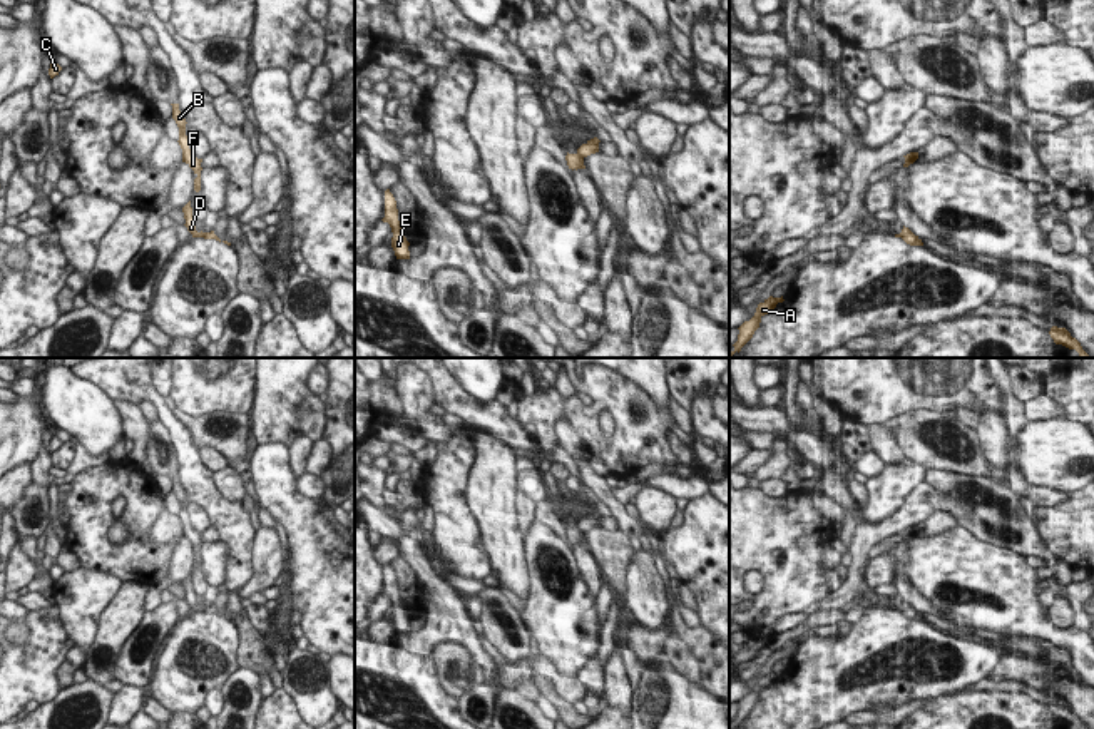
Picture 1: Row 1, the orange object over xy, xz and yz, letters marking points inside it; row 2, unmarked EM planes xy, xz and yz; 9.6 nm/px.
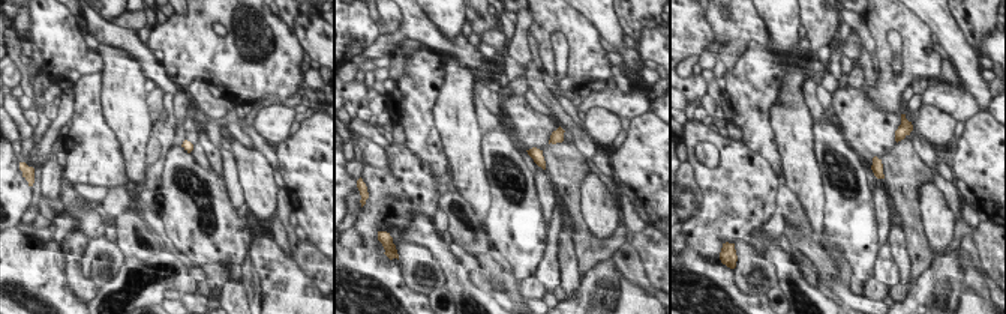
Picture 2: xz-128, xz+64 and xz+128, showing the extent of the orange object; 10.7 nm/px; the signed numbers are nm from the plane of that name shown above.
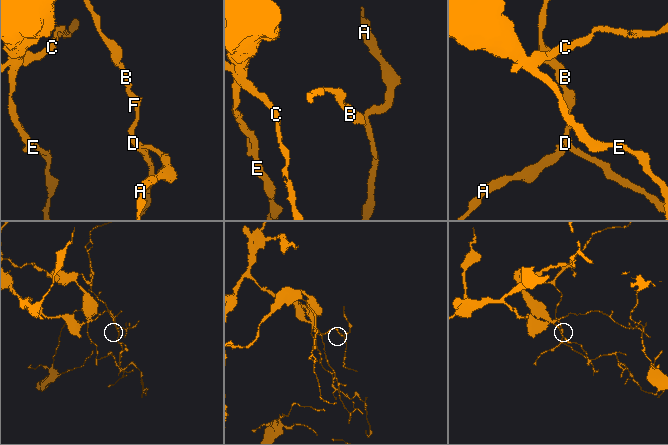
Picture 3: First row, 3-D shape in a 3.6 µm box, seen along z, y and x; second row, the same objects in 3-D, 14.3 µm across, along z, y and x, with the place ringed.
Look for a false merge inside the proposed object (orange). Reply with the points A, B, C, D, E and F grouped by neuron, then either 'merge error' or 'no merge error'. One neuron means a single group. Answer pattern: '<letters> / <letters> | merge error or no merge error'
A / B C D E F | merge error

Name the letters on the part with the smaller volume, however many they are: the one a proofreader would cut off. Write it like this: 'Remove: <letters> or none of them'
Remove: A.

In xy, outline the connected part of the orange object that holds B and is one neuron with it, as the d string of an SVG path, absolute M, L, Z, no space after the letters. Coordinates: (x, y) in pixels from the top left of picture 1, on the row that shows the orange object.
M171 104L172 105L172 119L176 120L177 127L179 127L179 145L182 149L182 162L186 162L192 171L194 174L197 176L194 179L194 191L199 192L201 191L201 162L202 159L197 159L191 149L189 149L189 140L187 140L187 135L186 135L186 119L182 115L182 112L179 110L179 104Z

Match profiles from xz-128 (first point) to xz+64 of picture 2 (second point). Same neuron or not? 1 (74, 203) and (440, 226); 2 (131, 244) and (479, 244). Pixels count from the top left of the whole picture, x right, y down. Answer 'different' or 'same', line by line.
1: different
2: same

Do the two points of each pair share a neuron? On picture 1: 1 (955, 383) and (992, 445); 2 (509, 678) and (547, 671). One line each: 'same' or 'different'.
1: different
2: same

